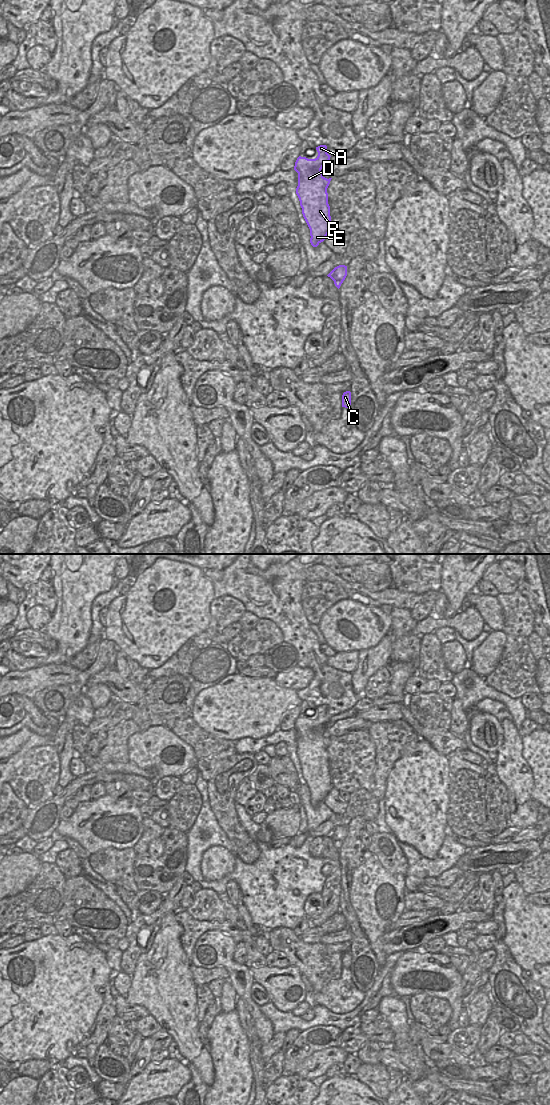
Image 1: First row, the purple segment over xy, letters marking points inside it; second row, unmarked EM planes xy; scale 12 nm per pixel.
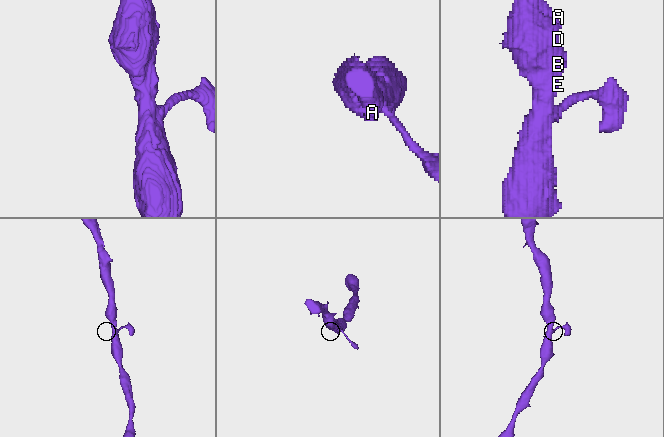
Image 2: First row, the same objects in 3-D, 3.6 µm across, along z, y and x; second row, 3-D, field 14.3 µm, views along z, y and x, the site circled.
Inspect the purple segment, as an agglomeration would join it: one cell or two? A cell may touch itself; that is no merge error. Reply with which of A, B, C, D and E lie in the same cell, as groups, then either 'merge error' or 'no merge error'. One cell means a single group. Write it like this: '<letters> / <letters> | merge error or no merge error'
A B C D E | no merge error

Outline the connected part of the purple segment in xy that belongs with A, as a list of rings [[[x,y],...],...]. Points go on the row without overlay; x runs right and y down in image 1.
[[[320,705],[316,710],[318,716],[315,719],[299,716],[294,726],[298,733],[296,754],[310,789],[310,803],[313,807],[323,802],[333,787],[327,753],[332,738],[325,738],[321,730],[331,716],[327,713],[326,705]]]

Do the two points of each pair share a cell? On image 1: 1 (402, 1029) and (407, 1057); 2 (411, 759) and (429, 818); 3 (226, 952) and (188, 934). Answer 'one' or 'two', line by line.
1: one
2: one
3: two

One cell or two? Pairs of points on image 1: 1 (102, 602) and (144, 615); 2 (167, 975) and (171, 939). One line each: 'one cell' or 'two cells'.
1: two cells
2: one cell

